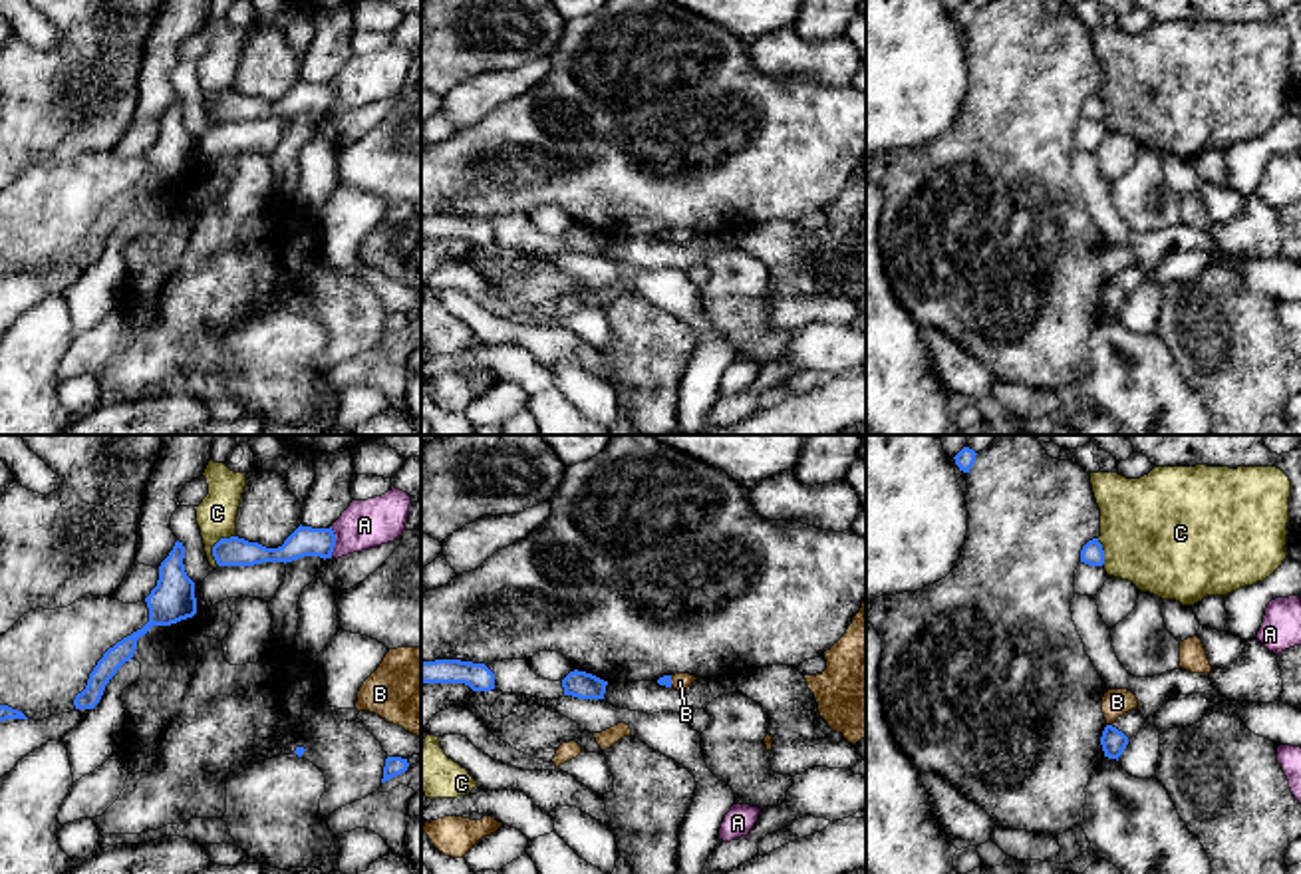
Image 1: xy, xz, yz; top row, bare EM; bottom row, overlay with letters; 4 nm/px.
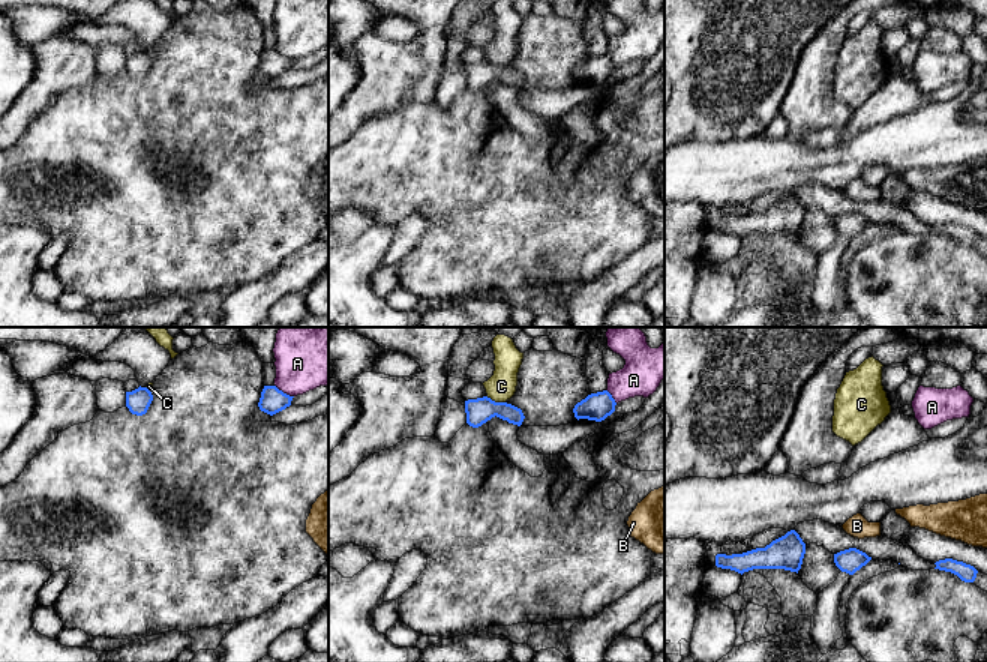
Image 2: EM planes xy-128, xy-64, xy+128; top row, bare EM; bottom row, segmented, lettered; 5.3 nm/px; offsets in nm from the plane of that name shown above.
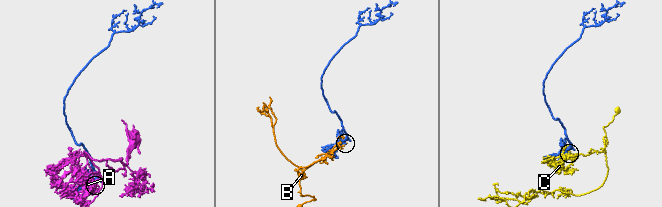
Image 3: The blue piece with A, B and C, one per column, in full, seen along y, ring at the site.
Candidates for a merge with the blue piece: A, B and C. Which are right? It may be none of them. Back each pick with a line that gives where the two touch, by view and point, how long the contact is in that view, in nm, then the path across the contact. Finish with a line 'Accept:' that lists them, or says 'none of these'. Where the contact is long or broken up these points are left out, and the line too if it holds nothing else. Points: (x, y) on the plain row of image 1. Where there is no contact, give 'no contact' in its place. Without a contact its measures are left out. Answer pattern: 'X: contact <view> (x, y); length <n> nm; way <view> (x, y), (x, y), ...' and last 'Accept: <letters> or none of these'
Accept: none of these

